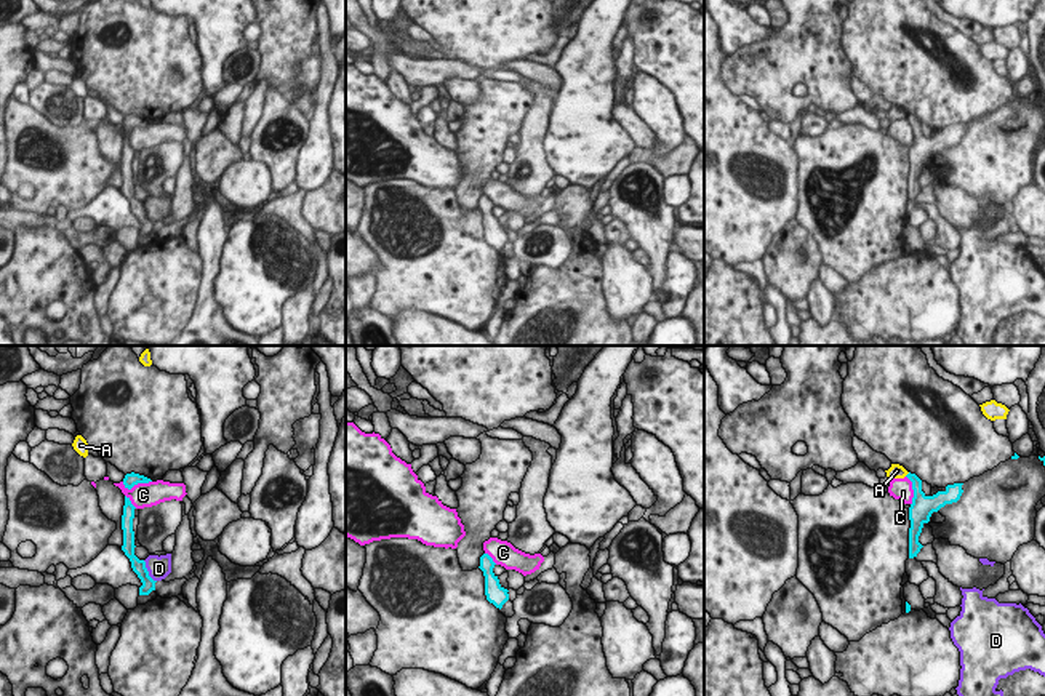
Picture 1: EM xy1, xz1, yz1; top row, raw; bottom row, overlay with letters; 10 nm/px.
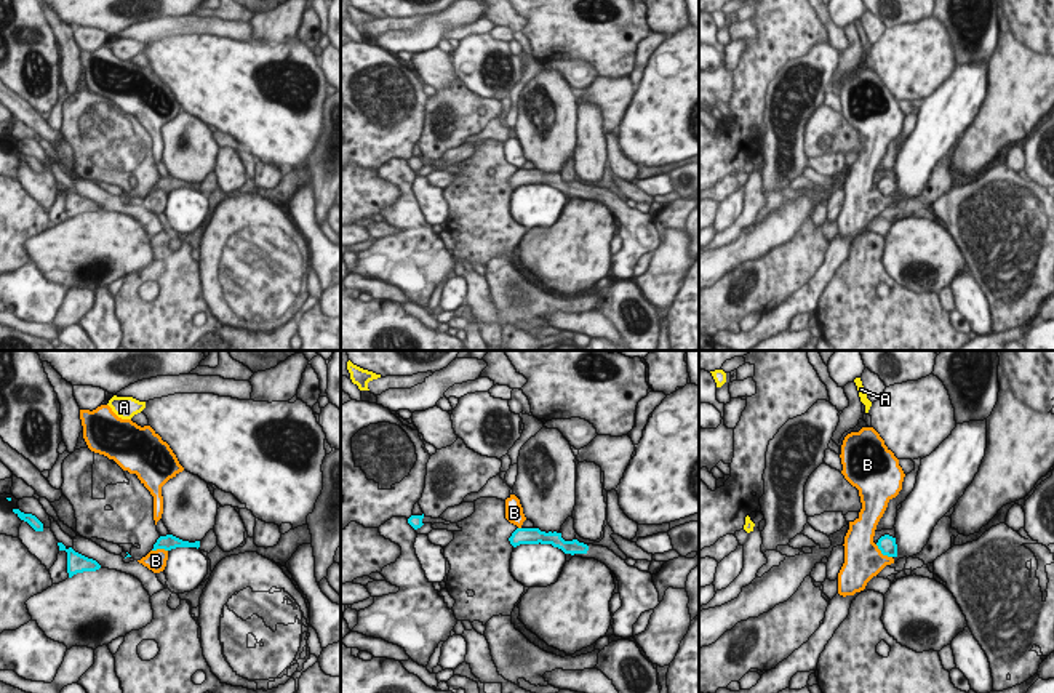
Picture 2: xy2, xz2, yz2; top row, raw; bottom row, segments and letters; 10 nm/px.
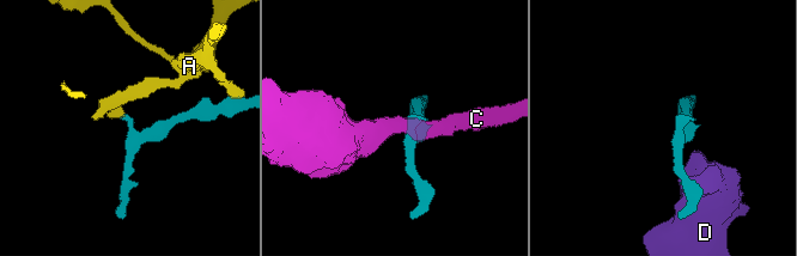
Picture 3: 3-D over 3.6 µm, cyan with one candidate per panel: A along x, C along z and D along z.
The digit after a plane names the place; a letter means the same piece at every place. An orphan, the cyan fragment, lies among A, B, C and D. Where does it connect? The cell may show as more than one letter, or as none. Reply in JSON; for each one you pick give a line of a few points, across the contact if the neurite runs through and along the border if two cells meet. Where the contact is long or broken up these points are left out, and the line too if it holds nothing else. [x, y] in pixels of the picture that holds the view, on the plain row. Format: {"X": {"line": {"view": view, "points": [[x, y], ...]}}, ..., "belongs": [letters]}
{"belongs": []}

